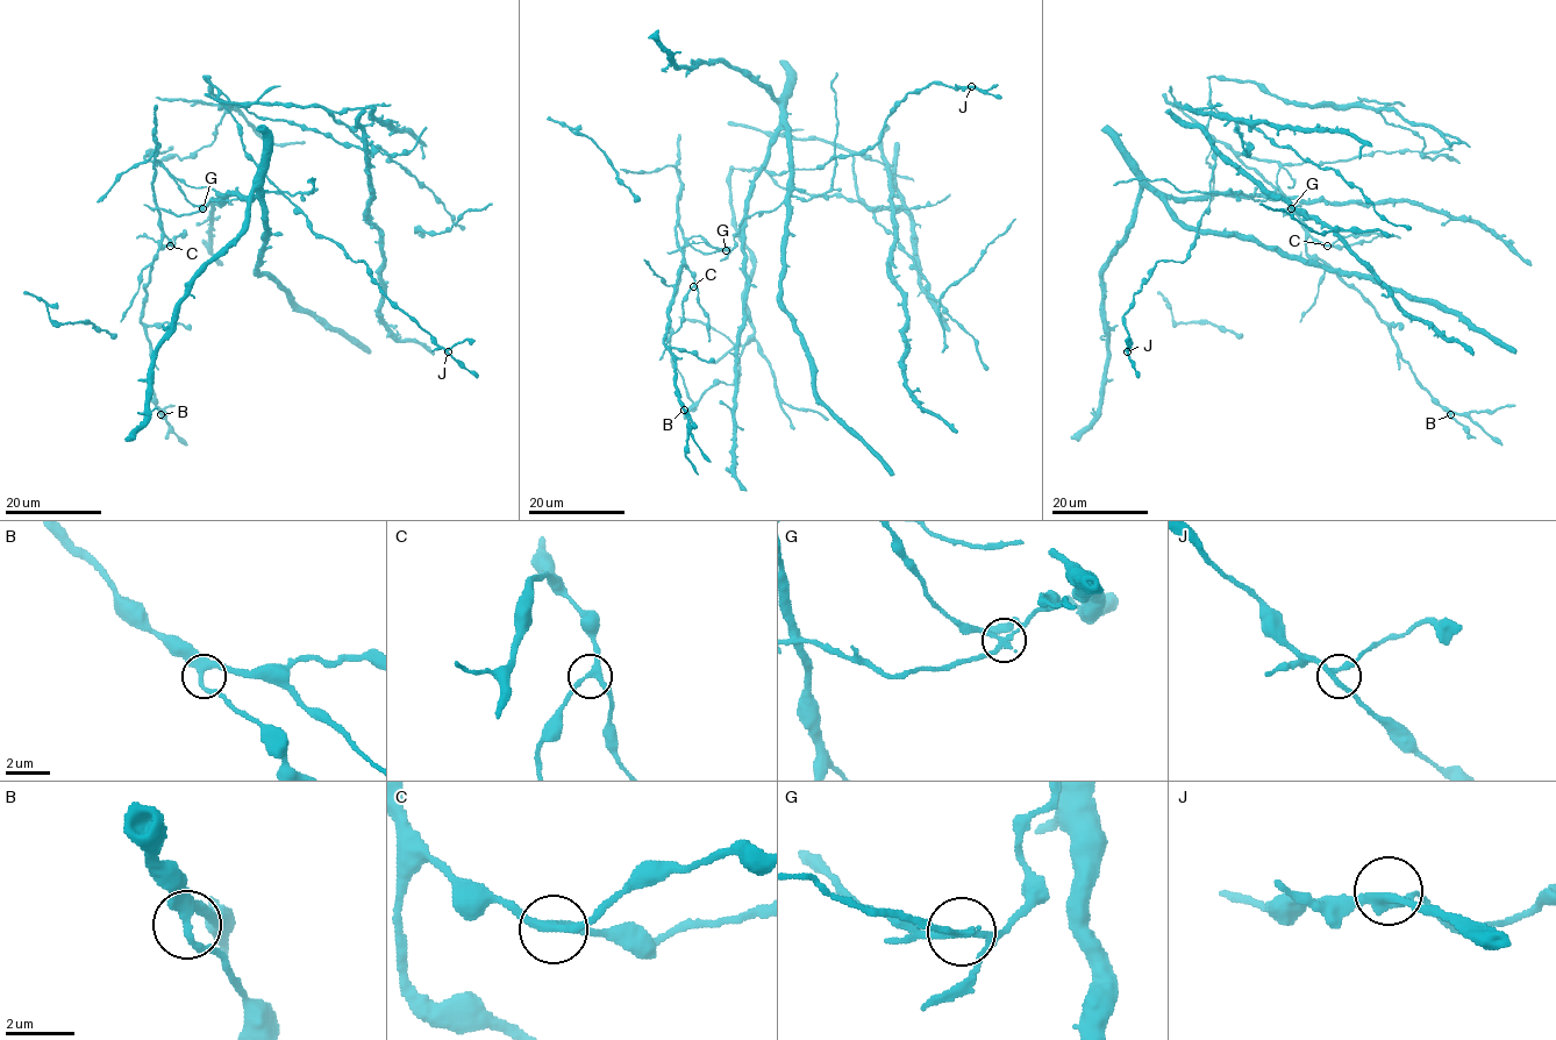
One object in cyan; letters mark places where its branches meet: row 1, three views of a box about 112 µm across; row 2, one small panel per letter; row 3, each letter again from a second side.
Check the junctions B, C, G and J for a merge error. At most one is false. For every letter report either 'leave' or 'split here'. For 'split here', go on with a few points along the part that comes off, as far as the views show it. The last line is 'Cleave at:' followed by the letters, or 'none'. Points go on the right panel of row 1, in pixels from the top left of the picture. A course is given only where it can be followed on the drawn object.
B: leave
C: leave
G: split here; course (1291, 208), (1286, 200), (1258, 200), (1241, 191), (1179, 191), (1162, 179), (1133, 178), (1113, 185)
J: leave
Cleave at: G

